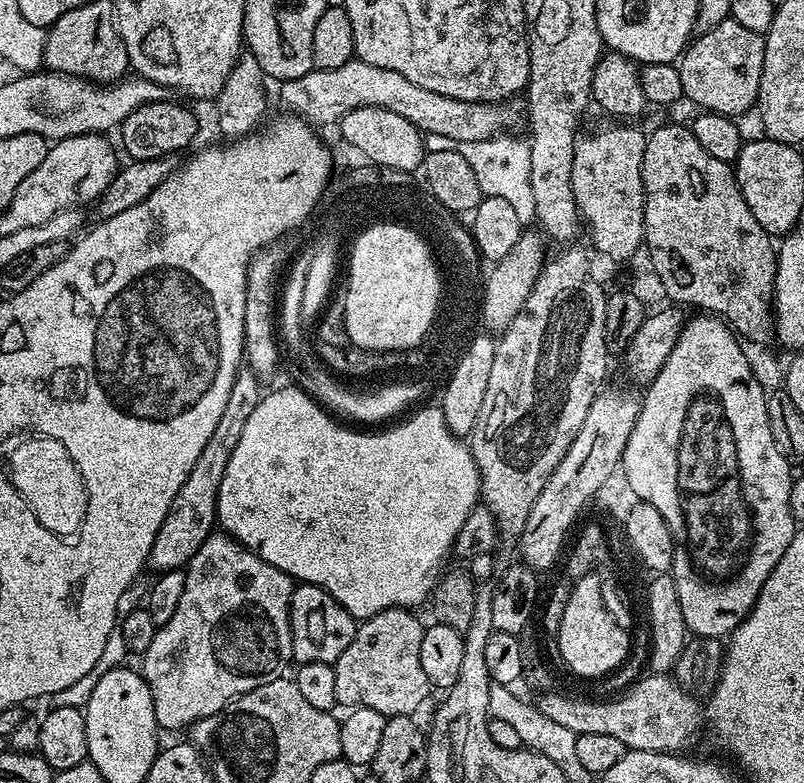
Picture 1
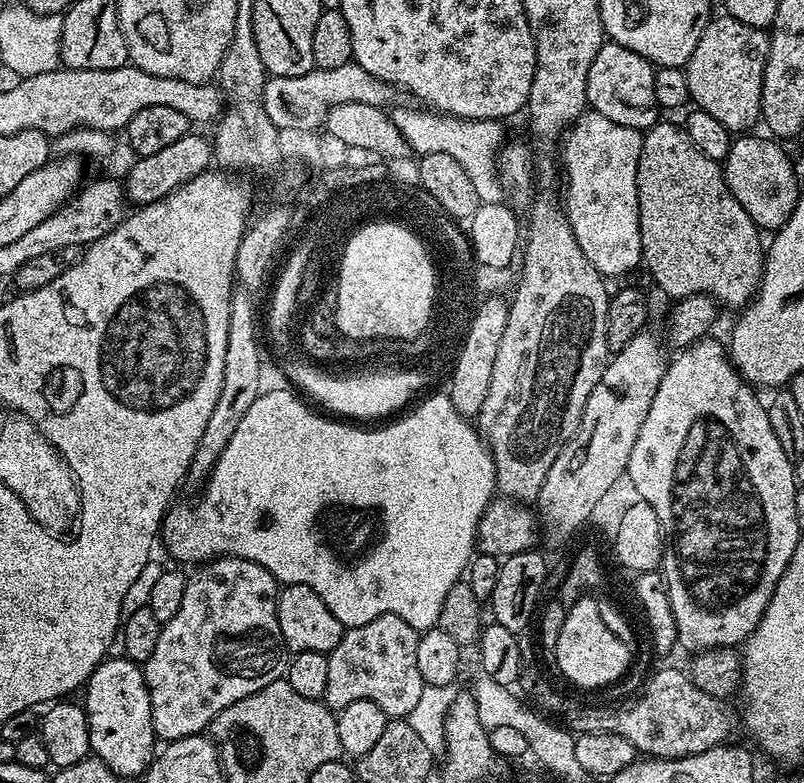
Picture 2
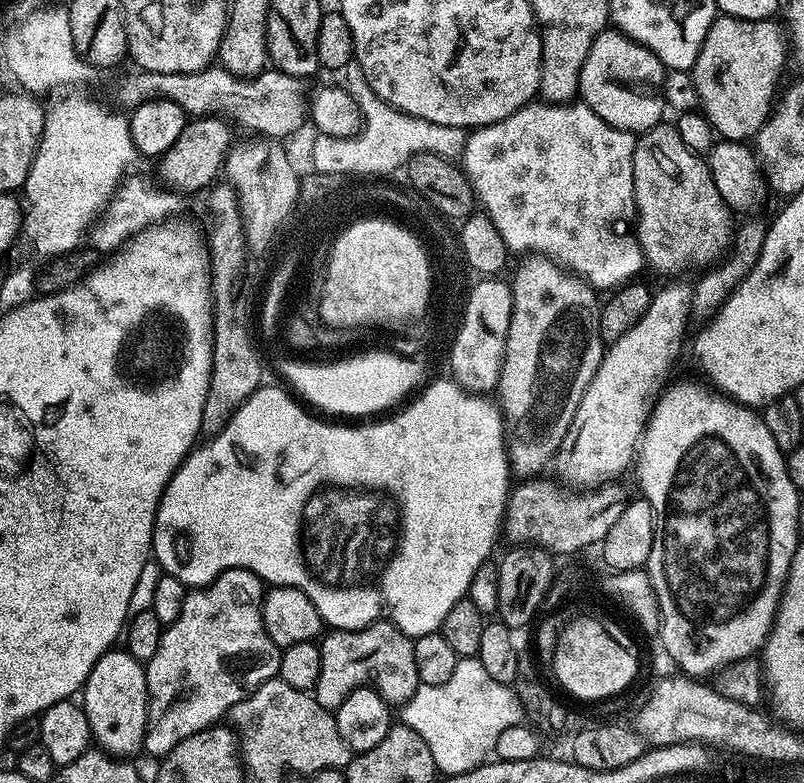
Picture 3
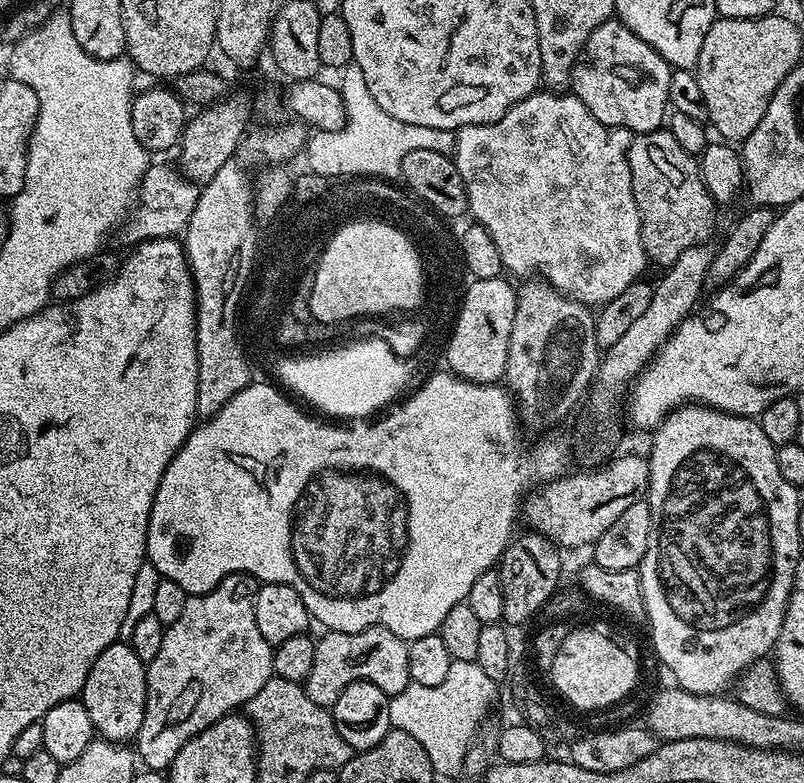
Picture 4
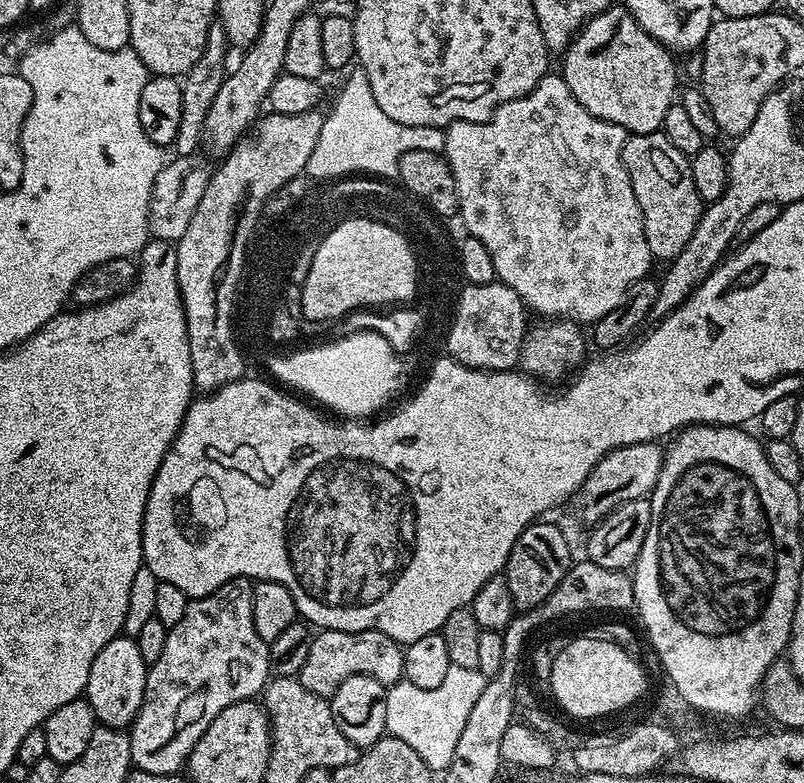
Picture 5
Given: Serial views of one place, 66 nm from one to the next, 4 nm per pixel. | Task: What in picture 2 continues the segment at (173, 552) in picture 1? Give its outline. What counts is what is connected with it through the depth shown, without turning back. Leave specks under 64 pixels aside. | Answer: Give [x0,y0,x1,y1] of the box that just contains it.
[188,298,262,481]

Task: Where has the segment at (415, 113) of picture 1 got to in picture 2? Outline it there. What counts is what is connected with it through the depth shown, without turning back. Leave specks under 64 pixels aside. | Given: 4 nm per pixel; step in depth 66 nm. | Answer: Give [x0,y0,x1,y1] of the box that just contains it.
[264,62,398,134]

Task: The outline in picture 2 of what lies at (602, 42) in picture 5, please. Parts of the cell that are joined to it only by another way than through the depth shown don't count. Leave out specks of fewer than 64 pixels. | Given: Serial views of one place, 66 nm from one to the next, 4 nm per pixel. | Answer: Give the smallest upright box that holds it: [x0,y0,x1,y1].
[586,42,658,130]

